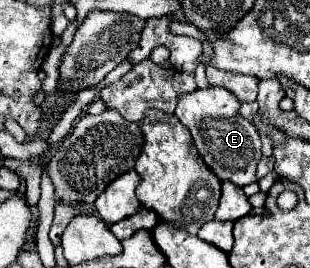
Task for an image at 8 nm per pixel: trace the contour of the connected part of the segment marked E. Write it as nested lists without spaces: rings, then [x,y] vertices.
[[[210,85],[206,89],[196,89],[192,93],[184,93],[178,99],[176,117],[186,125],[192,133],[194,145],[206,165],[218,175],[218,179],[228,179],[238,187],[250,185],[256,179],[256,165],[262,157],[260,153],[260,137],[254,125],[248,119],[238,115],[240,101],[234,93],[224,87]]]

